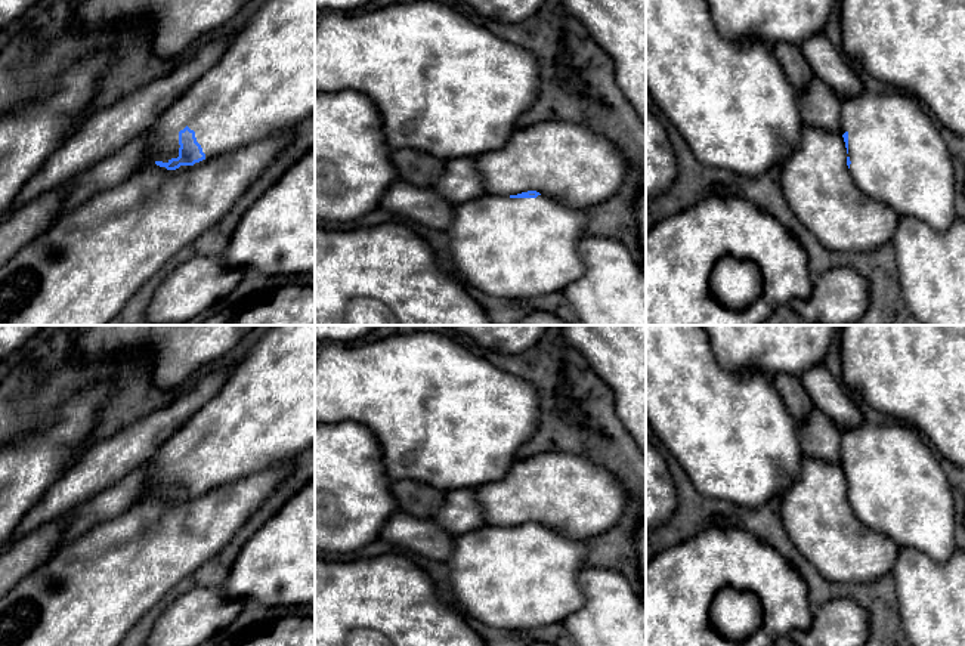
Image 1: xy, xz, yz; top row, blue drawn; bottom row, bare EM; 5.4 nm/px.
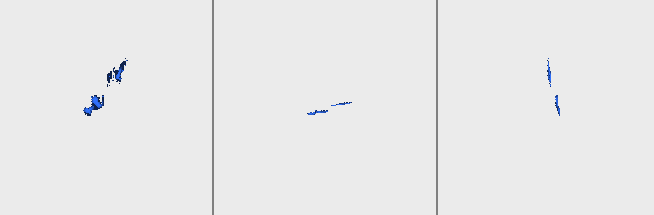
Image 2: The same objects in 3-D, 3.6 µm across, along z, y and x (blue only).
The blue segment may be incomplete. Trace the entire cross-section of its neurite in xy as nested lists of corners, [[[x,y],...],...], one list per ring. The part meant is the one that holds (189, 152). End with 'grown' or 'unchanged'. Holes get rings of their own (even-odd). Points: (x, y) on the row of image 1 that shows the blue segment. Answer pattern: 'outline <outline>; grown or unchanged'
outline [[[266,0],[250,22],[236,33],[225,55],[188,90],[182,98],[166,111],[151,130],[149,149],[146,160],[137,170],[155,163],[167,170],[186,169],[205,163],[223,152],[259,142],[282,130],[290,130],[315,112],[315,0]]]; grown

